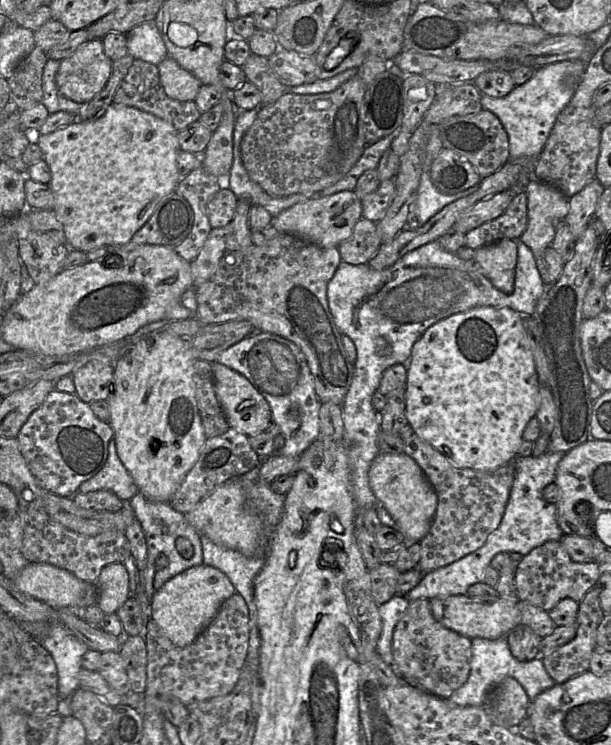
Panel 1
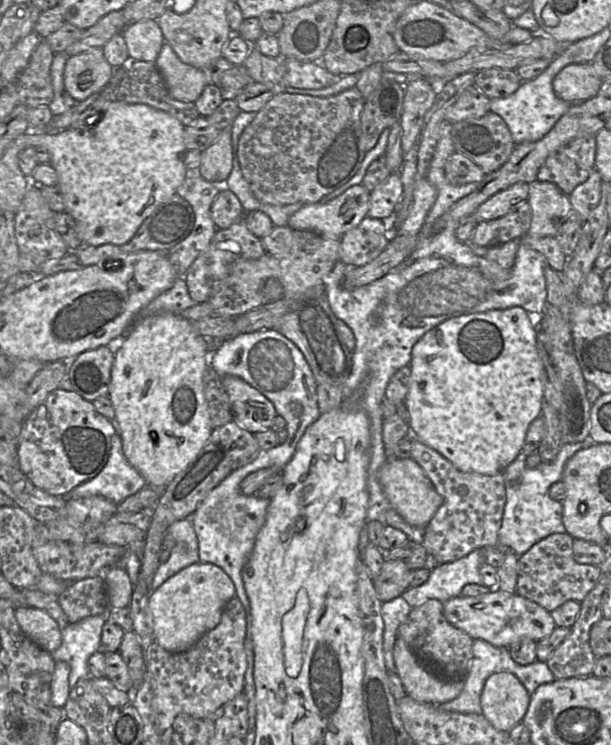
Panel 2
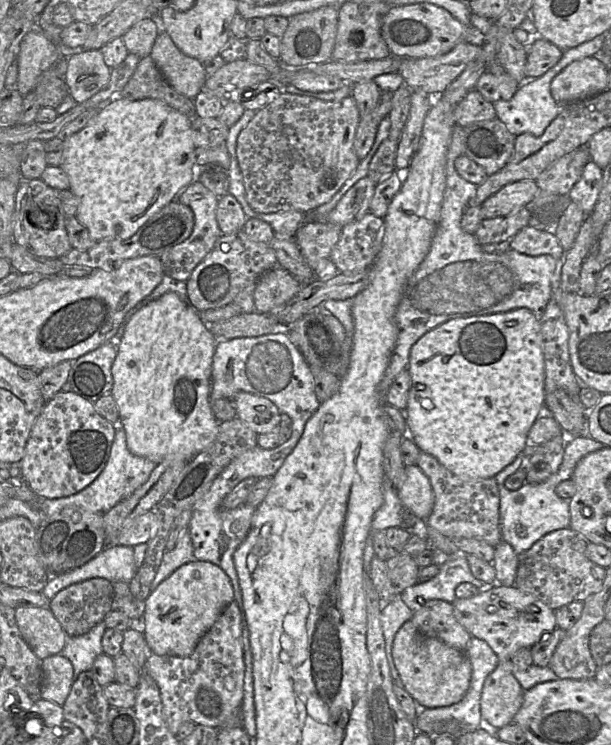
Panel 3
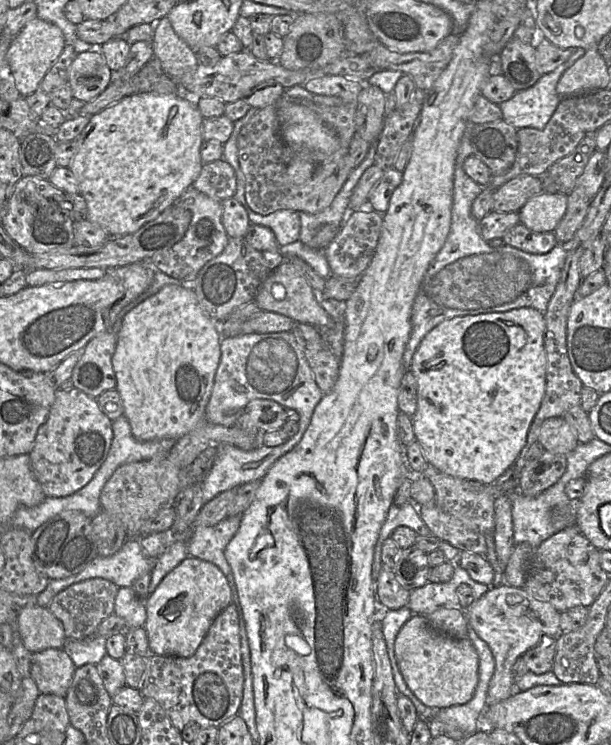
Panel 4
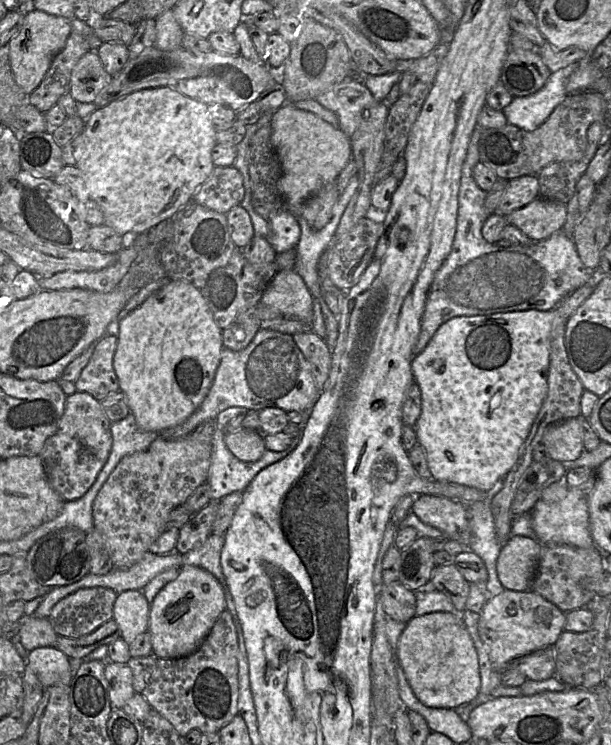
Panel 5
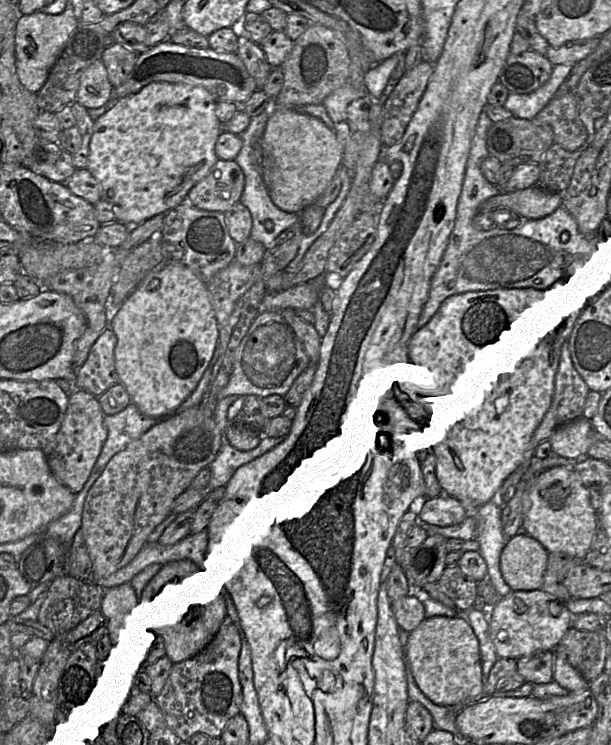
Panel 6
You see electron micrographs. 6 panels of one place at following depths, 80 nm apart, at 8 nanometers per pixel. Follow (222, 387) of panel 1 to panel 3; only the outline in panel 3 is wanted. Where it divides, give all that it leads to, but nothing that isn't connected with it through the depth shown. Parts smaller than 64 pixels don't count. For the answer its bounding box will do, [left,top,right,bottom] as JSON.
[232,391,281,435]

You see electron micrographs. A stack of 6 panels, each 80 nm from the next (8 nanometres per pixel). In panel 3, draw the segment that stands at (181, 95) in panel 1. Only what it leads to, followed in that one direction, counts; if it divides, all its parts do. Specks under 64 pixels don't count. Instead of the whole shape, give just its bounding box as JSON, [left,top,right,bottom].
[150,30,207,99]

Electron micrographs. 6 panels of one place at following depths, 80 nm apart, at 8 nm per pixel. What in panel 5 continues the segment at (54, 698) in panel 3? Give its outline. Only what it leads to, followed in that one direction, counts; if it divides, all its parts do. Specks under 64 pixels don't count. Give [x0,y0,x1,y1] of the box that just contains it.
[26,647,72,689]

